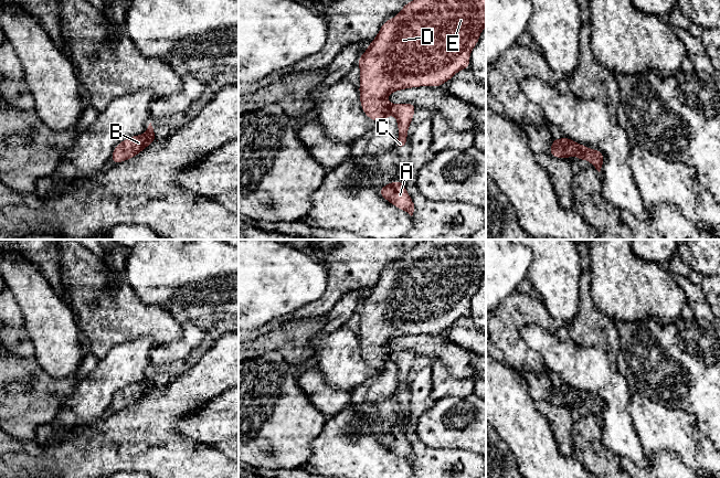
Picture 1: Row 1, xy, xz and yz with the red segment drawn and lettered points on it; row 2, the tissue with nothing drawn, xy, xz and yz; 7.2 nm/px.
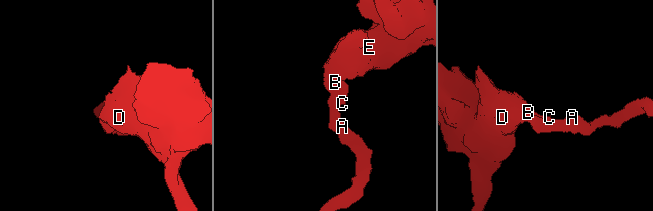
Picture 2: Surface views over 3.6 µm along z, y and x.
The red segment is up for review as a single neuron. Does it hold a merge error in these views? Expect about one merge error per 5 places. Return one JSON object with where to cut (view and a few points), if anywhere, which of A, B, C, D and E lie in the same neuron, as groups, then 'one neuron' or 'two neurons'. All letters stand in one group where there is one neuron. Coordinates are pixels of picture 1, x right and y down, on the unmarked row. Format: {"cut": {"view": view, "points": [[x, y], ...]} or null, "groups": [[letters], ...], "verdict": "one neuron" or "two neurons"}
{"cut": null, "groups": [["A", "B", "C", "D", "E"]], "verdict": "one neuron"}

